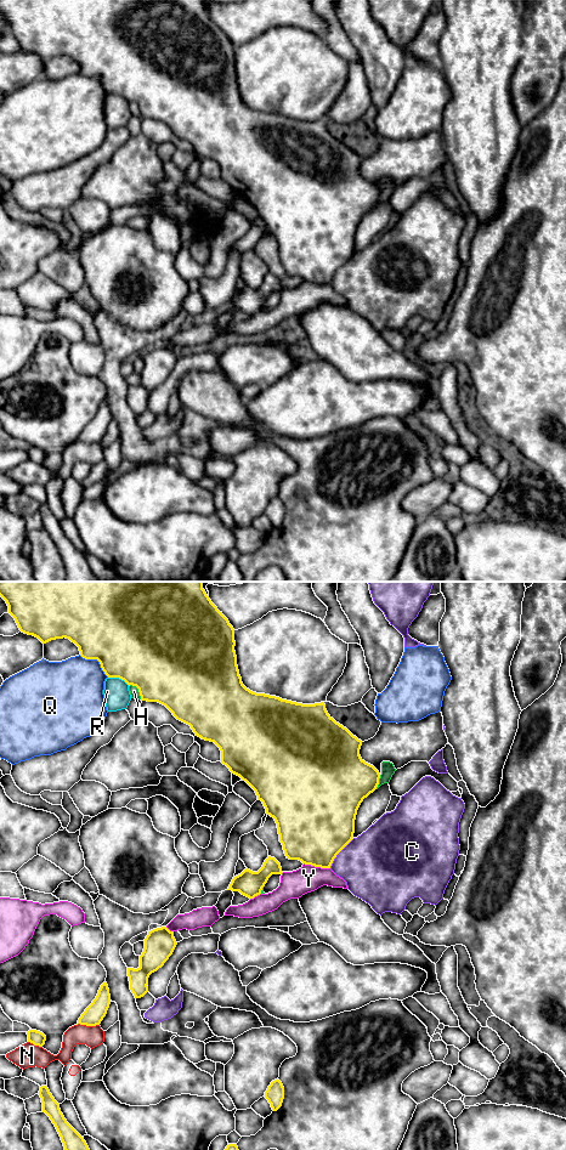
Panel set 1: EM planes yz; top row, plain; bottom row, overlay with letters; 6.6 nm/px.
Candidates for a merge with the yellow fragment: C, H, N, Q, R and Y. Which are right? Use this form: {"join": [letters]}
{"join": []}

